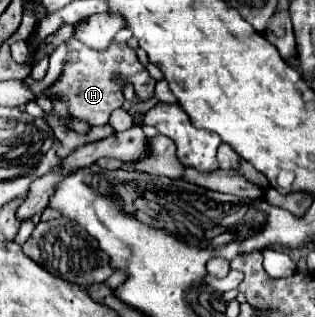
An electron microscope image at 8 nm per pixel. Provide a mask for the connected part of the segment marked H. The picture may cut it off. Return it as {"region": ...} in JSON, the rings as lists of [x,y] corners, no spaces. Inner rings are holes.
{"region":[[[69,39],[71,51],[67,55],[65,67],[57,83],[47,91],[47,95],[53,99],[63,97],[69,103],[69,111],[73,117],[87,121],[89,125],[105,125],[109,121],[109,115],[113,109],[121,107],[123,93],[121,85],[123,81],[131,81],[135,85],[135,93],[145,101],[153,97],[155,79],[147,73],[147,69],[139,63],[137,53],[127,47],[127,43],[111,43],[107,51],[97,53],[93,49],[87,49],[77,39]],[[117,77],[117,81],[115,81]]]}

